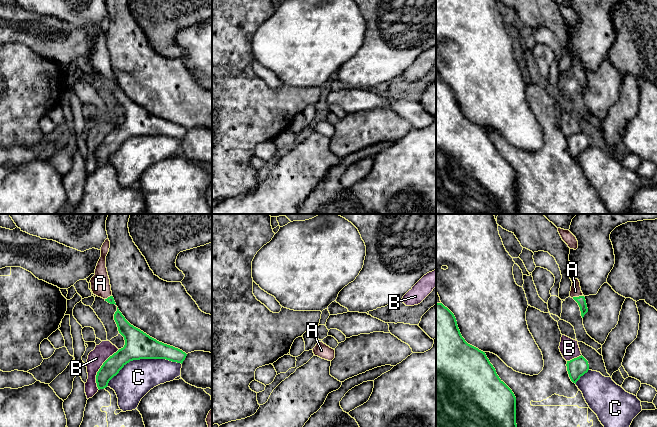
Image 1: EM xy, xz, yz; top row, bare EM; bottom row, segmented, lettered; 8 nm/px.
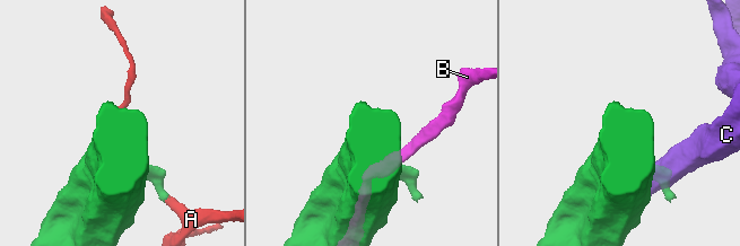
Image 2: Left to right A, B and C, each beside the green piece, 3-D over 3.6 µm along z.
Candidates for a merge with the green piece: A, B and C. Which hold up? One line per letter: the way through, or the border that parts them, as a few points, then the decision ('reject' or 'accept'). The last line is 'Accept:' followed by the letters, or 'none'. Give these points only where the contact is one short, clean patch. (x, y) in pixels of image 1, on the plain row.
A: accept
B: reject
C: reject
Accept: A

